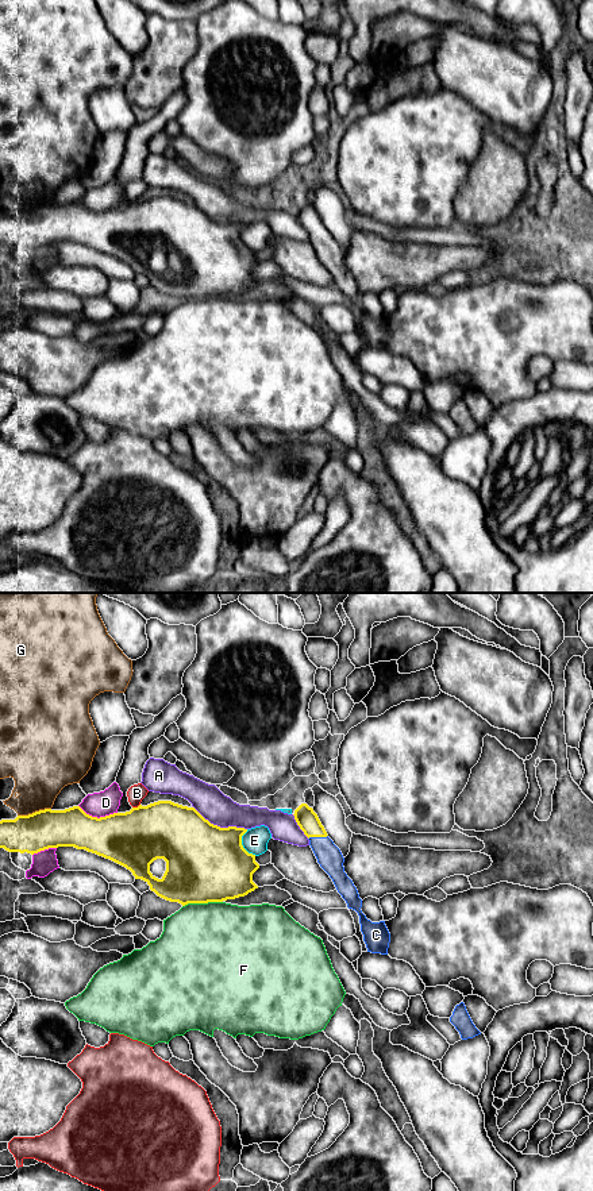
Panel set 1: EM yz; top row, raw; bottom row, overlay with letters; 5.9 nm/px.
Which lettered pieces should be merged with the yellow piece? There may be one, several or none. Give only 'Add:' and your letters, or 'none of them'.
Add: C

